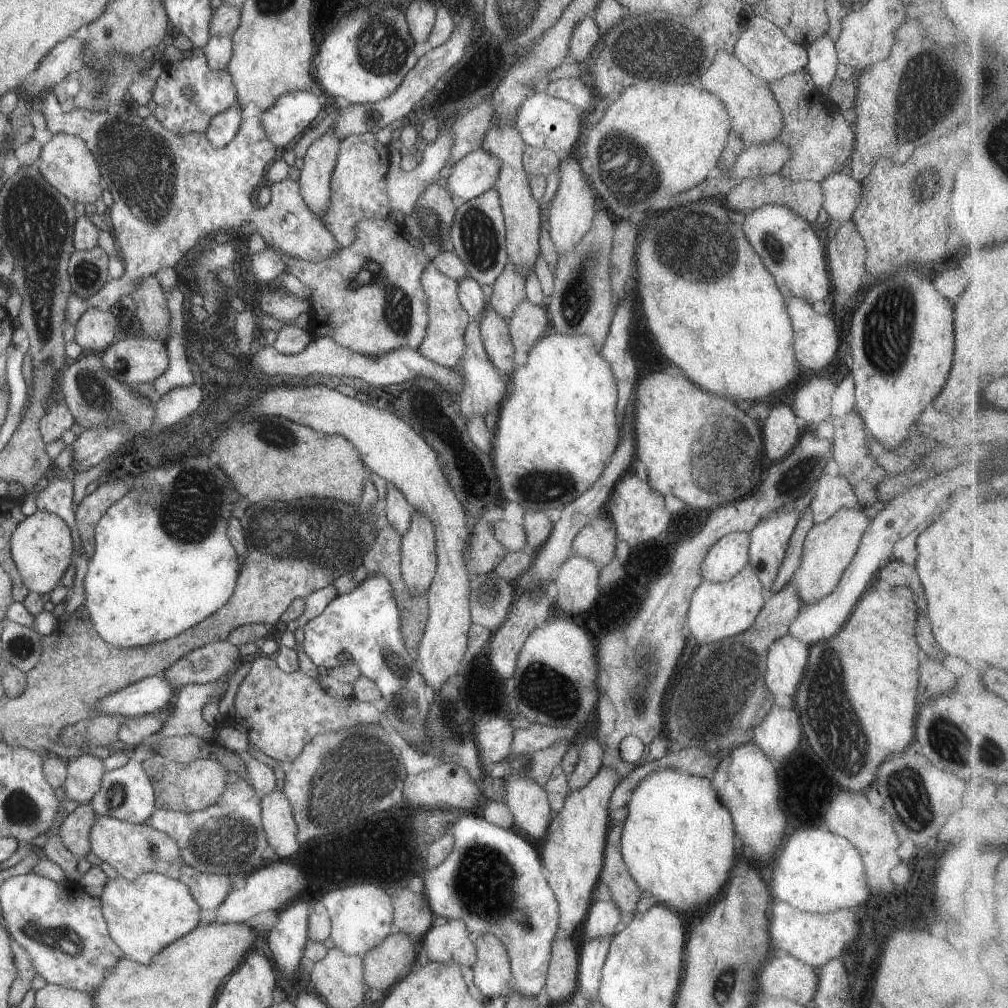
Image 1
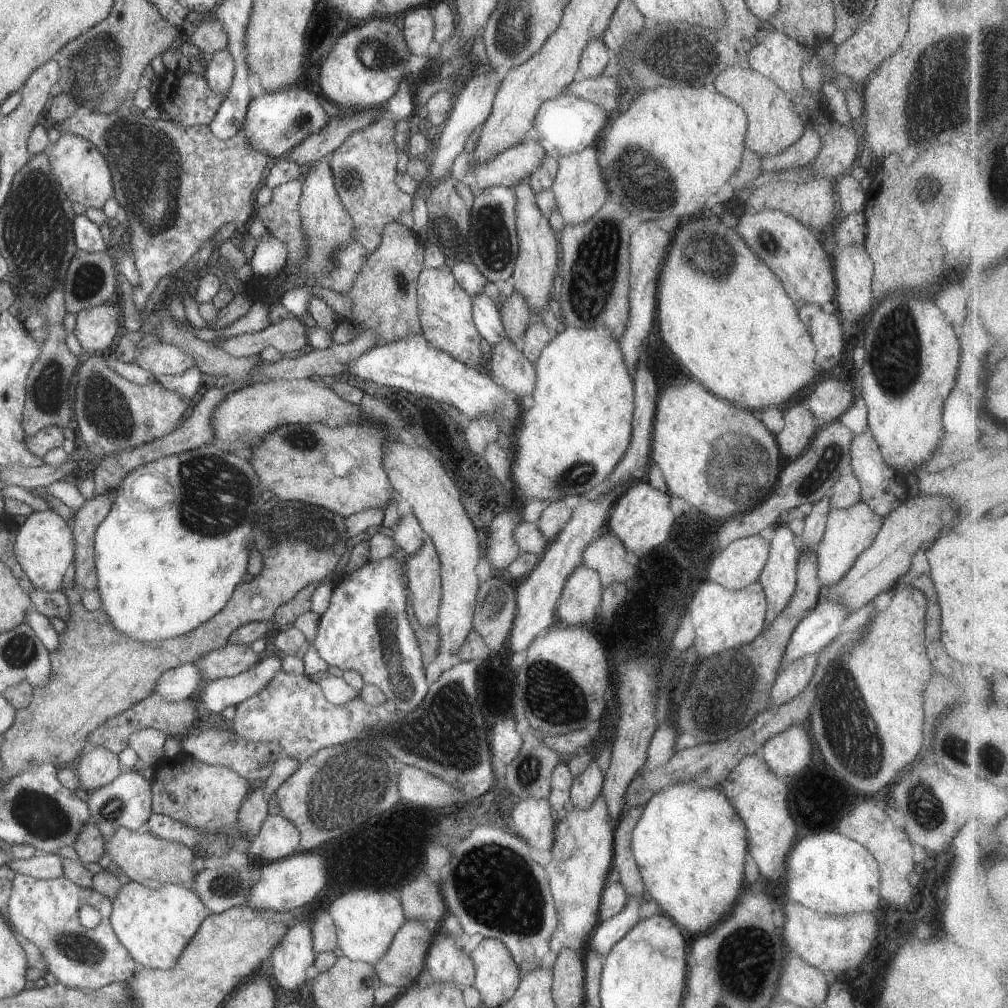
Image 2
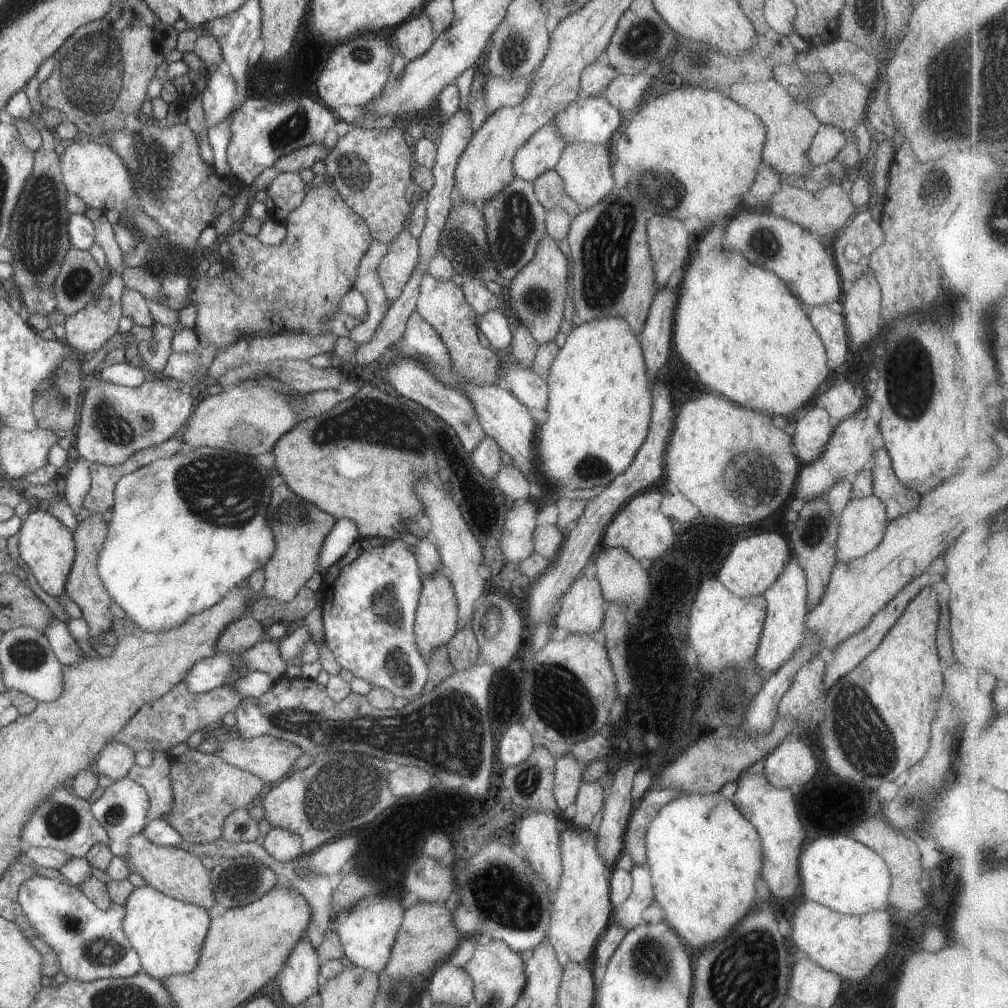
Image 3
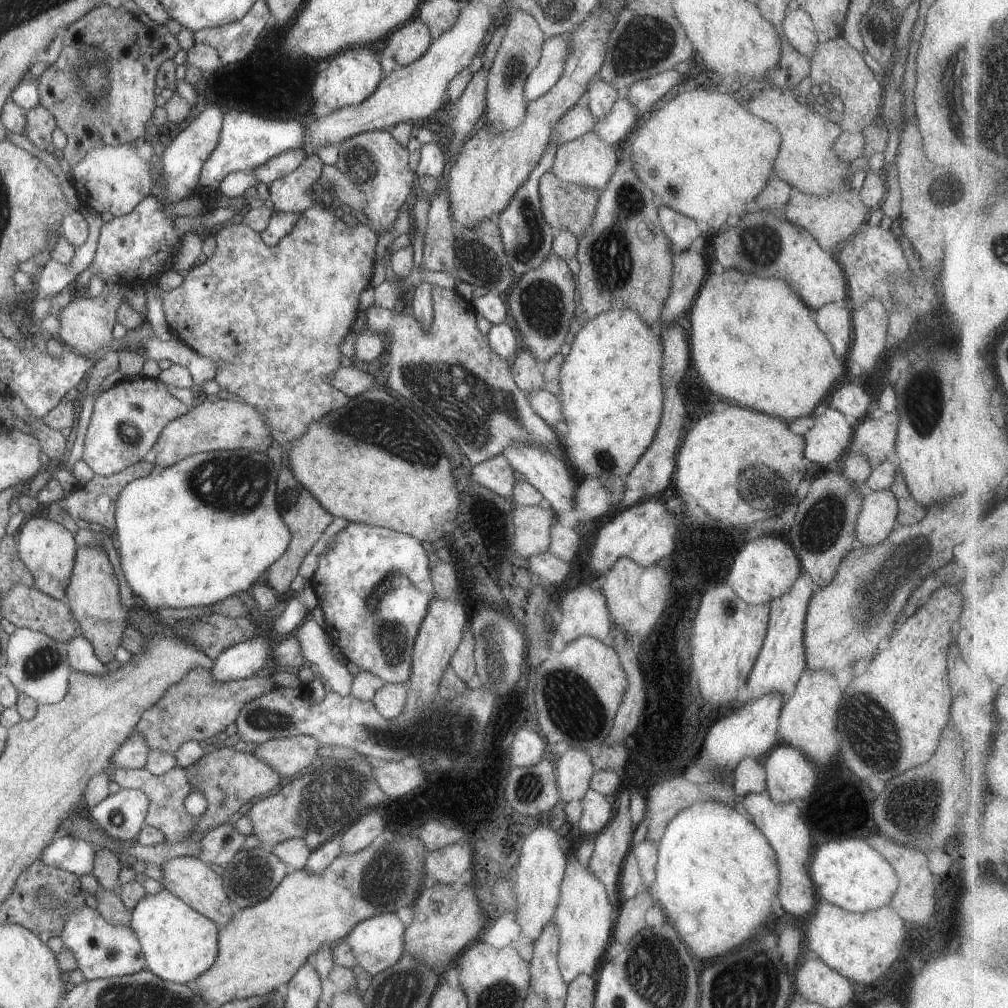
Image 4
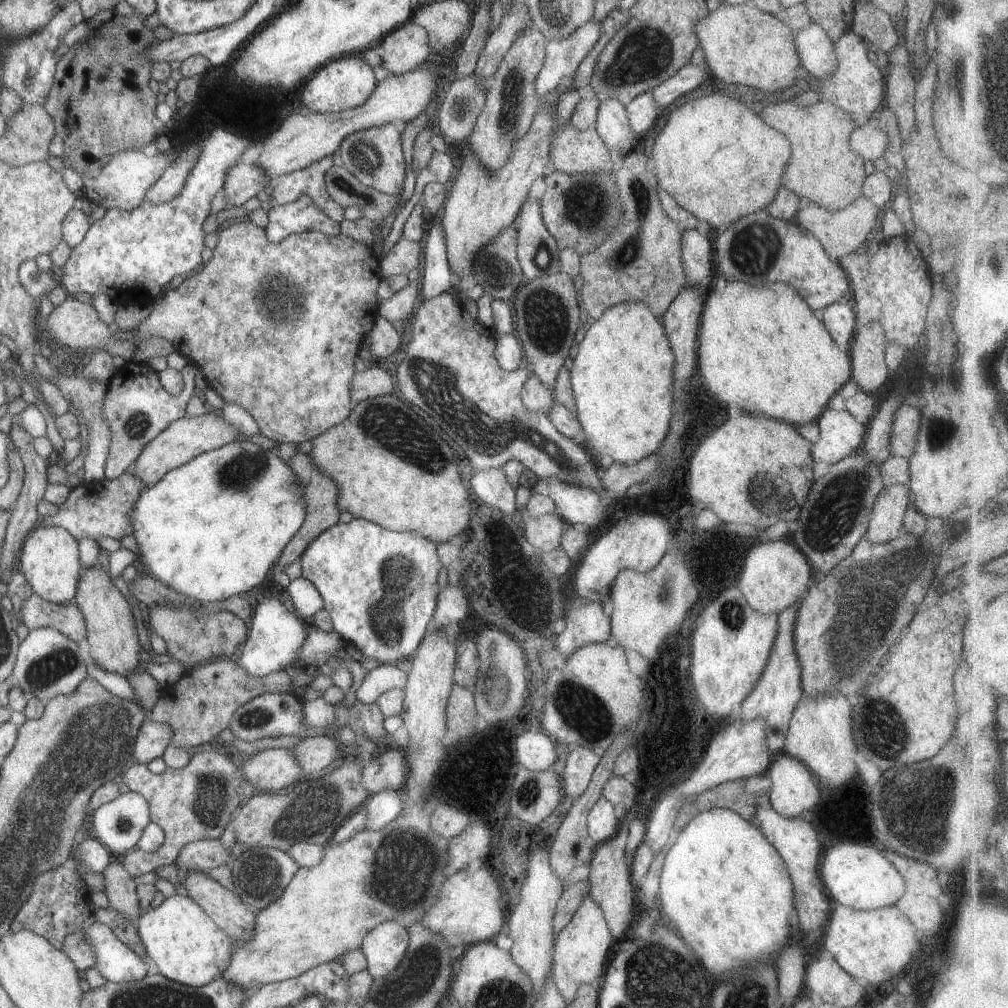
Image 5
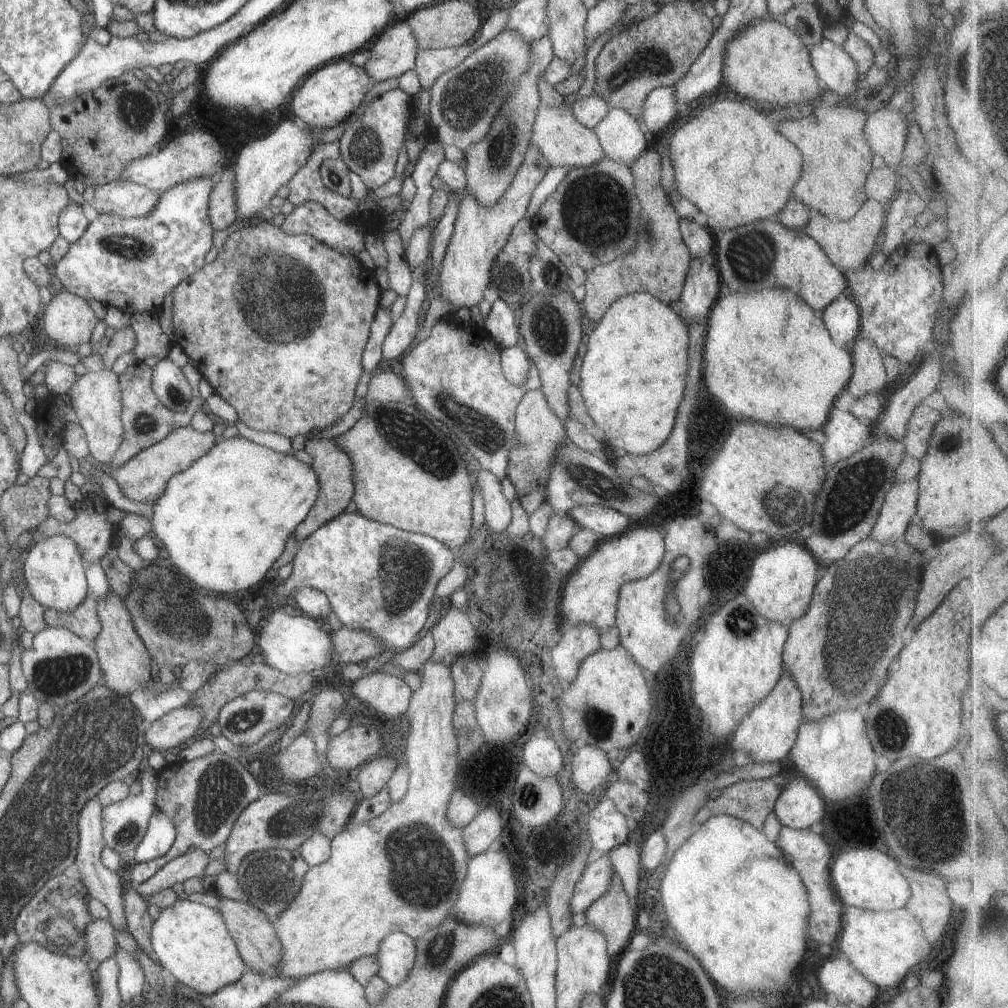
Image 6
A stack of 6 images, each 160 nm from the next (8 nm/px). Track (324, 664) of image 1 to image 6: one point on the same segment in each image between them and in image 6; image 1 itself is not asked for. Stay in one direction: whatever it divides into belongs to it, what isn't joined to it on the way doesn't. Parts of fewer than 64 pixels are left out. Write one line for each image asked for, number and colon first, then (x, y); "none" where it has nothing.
2: (366, 628)
3: (370, 597)
4: (374, 584)
5: (380, 587)
6: (378, 578)

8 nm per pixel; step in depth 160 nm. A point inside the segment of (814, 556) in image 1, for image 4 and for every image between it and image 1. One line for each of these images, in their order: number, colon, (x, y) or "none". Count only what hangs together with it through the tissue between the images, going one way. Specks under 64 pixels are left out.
2: (849, 532)
3: (862, 524)
4: (877, 518)

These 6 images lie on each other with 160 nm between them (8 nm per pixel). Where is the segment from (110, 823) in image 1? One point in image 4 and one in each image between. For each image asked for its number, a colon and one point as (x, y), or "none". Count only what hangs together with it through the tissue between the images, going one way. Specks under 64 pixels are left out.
2: (148, 860)
3: (176, 873)
4: (193, 881)

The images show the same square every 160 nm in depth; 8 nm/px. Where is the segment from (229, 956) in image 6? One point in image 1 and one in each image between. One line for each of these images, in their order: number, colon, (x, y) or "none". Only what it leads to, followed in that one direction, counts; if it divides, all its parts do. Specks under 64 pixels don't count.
1: (145, 916)
2: (155, 926)
3: (168, 934)
4: (179, 943)
5: (186, 944)

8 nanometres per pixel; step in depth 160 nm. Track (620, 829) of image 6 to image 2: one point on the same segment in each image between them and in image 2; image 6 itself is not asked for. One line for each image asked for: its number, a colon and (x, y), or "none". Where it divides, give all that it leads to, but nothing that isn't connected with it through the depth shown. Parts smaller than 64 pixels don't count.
2: (585, 789)
3: (589, 801)
4: (597, 812)
5: (602, 823)

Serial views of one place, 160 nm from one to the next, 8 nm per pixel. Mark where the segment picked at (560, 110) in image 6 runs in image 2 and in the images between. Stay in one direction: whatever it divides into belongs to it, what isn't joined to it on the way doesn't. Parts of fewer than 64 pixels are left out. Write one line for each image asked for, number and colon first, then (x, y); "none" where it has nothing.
2: (580, 191)
3: (586, 169)
4: (587, 160)
5: (574, 151)

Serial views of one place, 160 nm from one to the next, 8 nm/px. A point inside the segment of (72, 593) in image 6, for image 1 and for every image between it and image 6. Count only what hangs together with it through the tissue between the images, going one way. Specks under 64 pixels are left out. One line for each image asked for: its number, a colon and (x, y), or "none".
1: (42, 545)
2: (43, 546)
3: (46, 546)
4: (47, 549)
5: (49, 562)

